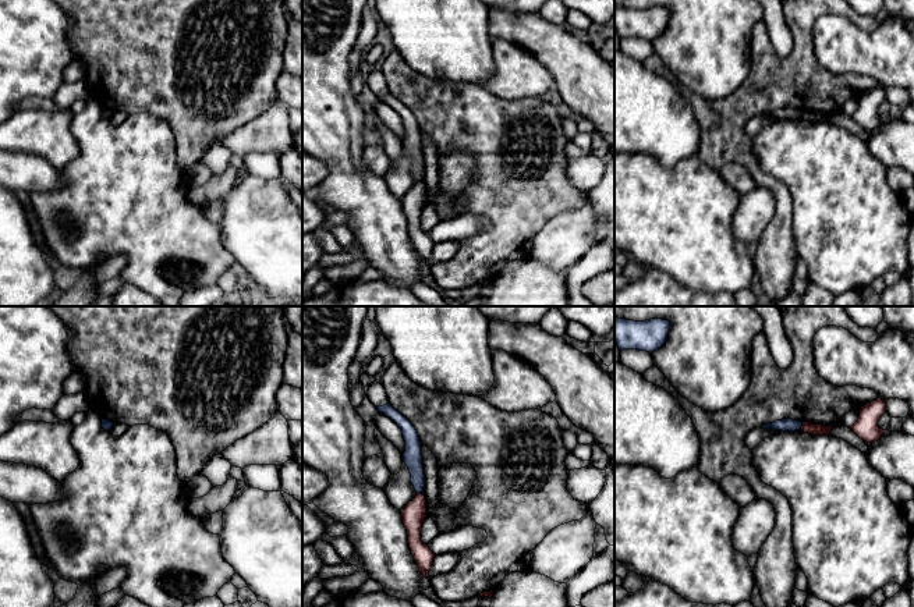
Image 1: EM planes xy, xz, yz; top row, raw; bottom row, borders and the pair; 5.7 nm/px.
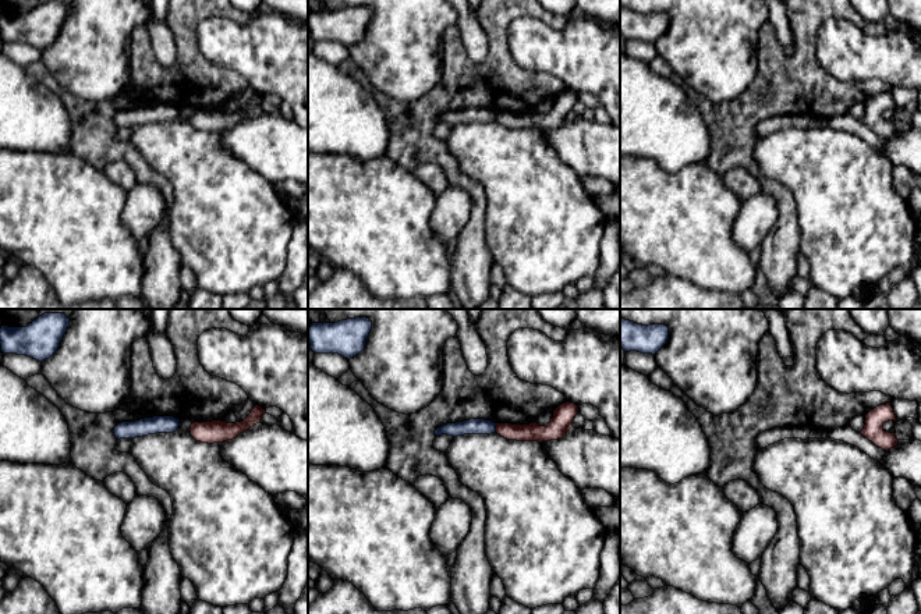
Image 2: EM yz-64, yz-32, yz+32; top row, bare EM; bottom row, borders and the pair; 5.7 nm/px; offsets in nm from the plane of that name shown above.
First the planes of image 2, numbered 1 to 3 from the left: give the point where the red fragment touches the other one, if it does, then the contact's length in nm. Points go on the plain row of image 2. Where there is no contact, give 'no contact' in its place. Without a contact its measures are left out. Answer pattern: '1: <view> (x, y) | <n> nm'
1: no contact
2: yz-32 (495, 116) | 60 nm
3: no contact

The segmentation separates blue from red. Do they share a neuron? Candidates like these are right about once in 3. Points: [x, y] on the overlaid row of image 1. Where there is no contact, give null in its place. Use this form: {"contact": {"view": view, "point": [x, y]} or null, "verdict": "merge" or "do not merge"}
{"contact": {"view": "yz", "point": [801, 425]}, "verdict": "do not merge"}

